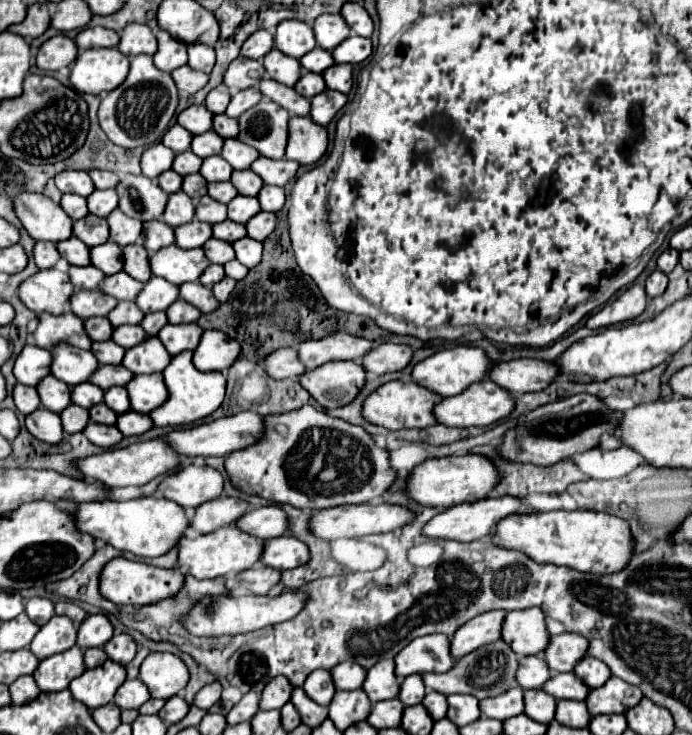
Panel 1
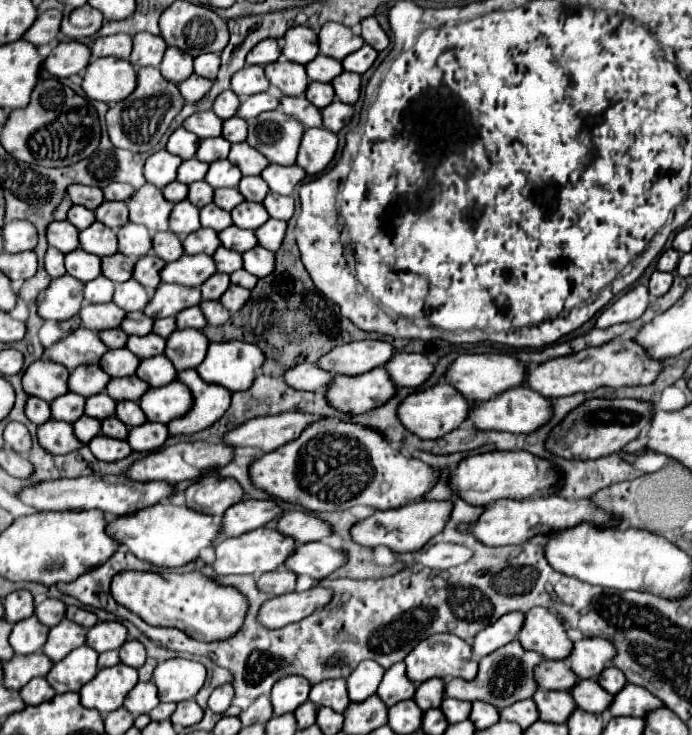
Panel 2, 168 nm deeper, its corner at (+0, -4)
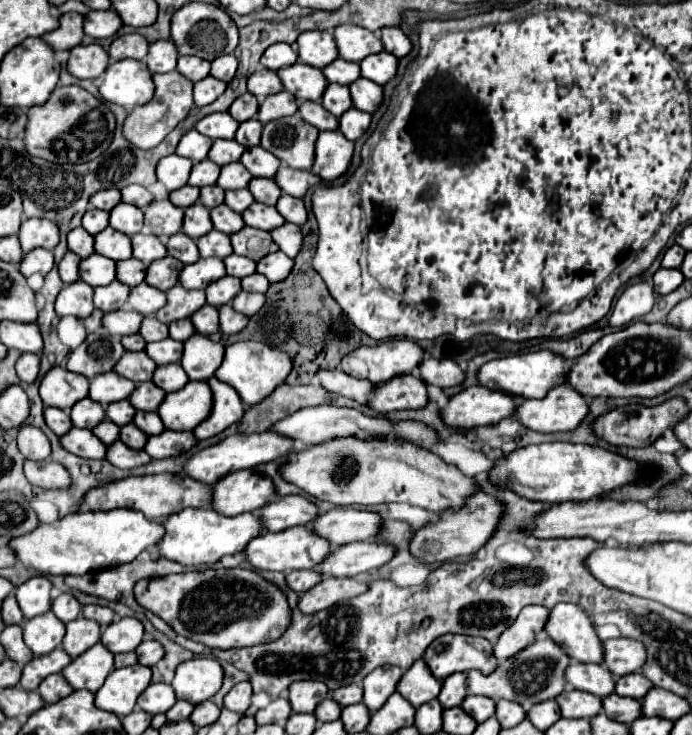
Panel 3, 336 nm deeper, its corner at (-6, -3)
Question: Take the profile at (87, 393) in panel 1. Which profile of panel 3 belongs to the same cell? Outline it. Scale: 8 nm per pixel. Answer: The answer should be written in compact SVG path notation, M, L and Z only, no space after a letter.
M126 399L126 401L110 403L110 405L106 407L106 417L108 417L110 421L118 423L120 427L122 427L124 423L130 423L130 421L132 421L132 415L136 415L136 409L132 407L132 403L128 403L128 399Z

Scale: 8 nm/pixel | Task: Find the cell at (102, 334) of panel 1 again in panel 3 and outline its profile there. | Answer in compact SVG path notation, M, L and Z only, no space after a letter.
M128 335L128 337L122 337L122 345L126 347L126 351L144 351L146 347L146 341L142 335Z

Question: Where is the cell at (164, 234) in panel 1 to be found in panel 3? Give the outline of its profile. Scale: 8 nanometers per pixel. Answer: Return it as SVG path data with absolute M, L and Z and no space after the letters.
M184 233L172 235L172 237L168 239L168 243L166 243L166 249L168 249L168 255L170 255L170 257L182 261L184 265L196 263L196 259L200 259L196 241L190 239L190 237L184 235Z

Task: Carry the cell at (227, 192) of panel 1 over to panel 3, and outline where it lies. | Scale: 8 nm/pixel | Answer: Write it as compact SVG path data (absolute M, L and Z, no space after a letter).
M236 189L236 191L226 191L226 201L224 201L232 211L236 213L242 213L246 211L252 203L254 203L254 197L248 189Z

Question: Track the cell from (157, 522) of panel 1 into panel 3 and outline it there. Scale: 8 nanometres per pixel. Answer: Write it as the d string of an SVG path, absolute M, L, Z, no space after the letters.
M184 509L176 515L166 517L164 521L166 535L158 543L158 549L164 557L180 563L180 565L214 565L224 555L244 553L248 543L256 535L264 535L266 529L262 525L260 515L242 513L236 517L226 517L210 509Z

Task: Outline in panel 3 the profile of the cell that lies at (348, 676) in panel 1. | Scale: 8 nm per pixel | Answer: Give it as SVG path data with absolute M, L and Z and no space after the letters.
M384 665L374 669L366 679L364 679L364 705L374 713L378 711L386 699L396 693L396 685L402 679L402 669L394 665Z

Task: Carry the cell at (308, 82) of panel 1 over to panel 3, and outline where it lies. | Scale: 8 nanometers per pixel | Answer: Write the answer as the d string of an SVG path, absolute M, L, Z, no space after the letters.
M330 83L324 97L322 97L322 105L324 109L328 109L332 115L344 115L344 111L352 109L352 97L350 97L350 89L344 85L336 85Z

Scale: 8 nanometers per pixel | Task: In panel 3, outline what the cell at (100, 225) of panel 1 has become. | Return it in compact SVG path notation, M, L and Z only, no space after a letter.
M106 227L104 231L100 231L96 237L96 253L108 257L108 259L114 259L114 261L122 261L122 259L130 259L132 257L132 245L130 245L130 237L112 229L112 227Z

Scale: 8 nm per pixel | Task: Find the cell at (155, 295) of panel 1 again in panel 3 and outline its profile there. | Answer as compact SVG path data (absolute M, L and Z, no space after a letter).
M176 285L168 291L168 303L158 311L158 321L170 325L172 321L192 317L204 305L206 305L204 291L188 291L182 285Z

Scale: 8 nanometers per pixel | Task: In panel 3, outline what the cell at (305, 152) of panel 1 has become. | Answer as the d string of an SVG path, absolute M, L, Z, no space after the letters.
M324 131L316 141L316 161L312 173L324 181L334 181L348 171L352 155L352 141L348 141L340 131Z

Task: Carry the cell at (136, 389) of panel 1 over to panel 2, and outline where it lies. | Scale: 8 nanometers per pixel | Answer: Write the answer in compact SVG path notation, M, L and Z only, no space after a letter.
M174 380L162 388L150 388L146 396L140 400L140 408L146 414L150 422L162 422L168 424L170 420L182 416L186 410L190 410L192 396L190 390Z

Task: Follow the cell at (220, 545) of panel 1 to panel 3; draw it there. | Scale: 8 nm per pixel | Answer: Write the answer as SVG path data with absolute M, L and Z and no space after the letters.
M300 525L300 527L292 527L288 531L280 531L280 533L270 533L268 531L266 535L260 535L256 539L252 539L252 543L246 549L246 557L248 557L248 561L254 569L288 573L288 571L294 571L294 569L314 569L332 551L334 551L334 545L330 545L328 539L316 535L312 525L310 527Z

